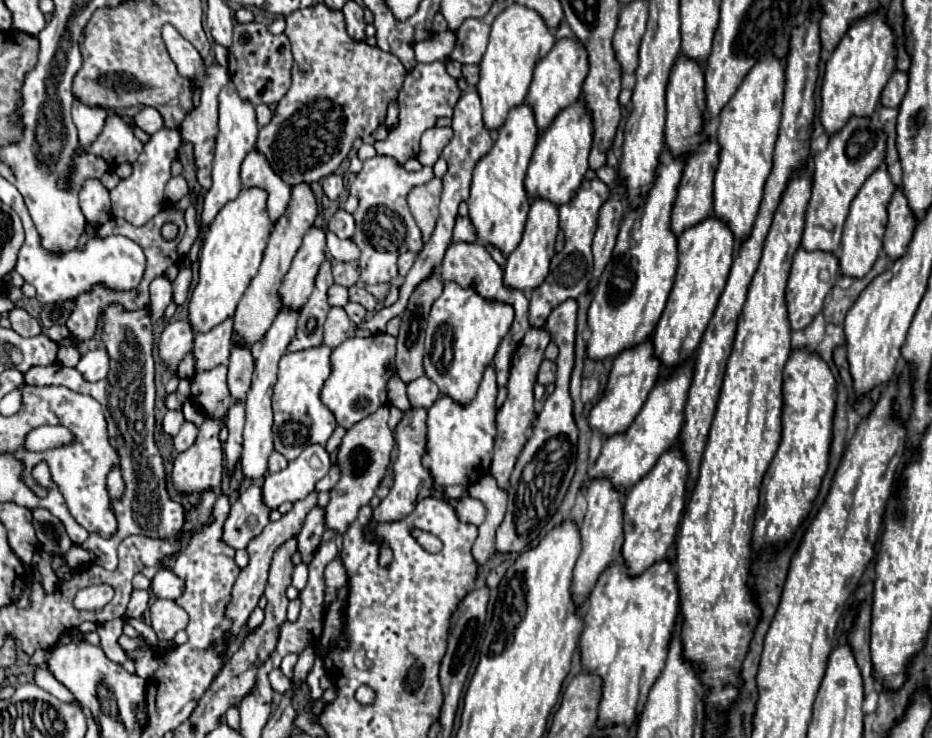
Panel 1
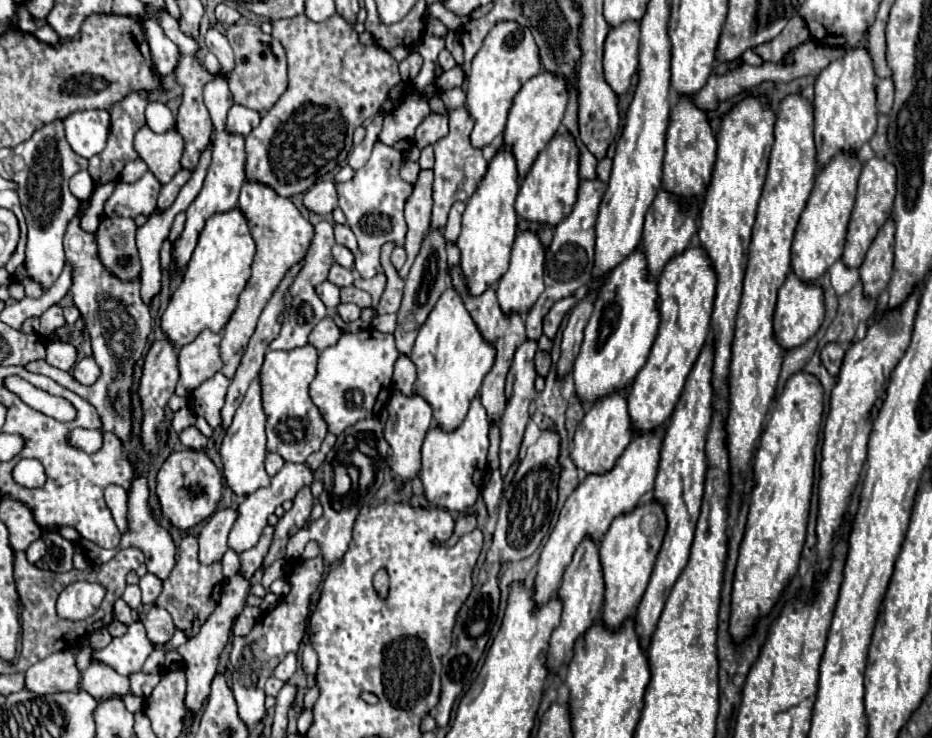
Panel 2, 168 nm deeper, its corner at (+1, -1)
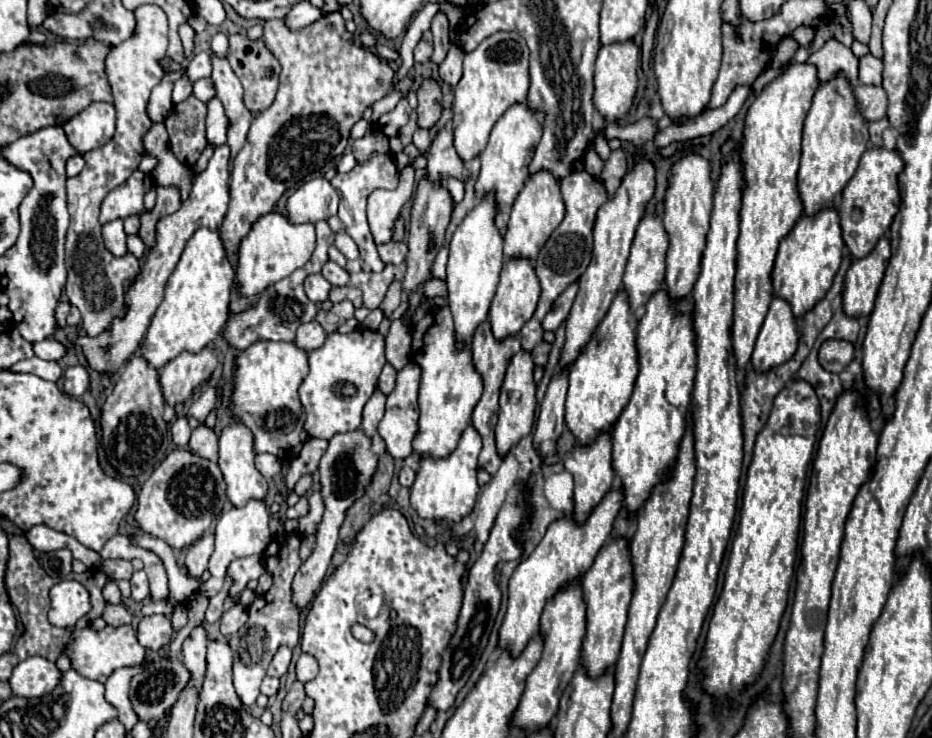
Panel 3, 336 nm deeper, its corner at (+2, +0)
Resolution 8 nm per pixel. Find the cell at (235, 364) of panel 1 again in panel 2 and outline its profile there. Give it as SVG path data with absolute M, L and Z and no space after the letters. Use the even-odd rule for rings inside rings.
M245 182L241 188L241 196L239 196L239 210L243 212L247 226L251 228L251 236L255 240L255 258L251 264L251 278L249 278L245 290L239 294L237 308L229 318L225 332L223 332L223 340L221 340L221 358L223 358L221 372L227 378L231 378L235 374L265 304L269 302L269 298L281 284L287 270L307 256L307 250L315 236L313 224L301 216L301 212L295 208L295 204L289 198L275 194L265 184Z

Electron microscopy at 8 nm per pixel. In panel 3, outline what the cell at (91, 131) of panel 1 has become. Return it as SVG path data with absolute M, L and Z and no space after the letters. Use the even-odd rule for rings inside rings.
M92 103L82 113L72 117L66 125L66 137L80 153L88 153L106 145L114 135L116 111L110 103Z

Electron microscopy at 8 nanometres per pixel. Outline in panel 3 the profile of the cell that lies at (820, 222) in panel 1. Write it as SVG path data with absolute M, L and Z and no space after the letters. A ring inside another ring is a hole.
M834 207L820 209L814 215L802 215L794 229L780 243L772 271L774 295L786 299L792 305L794 315L802 317L830 289L832 279L840 267L842 249L844 241L840 229L840 215Z

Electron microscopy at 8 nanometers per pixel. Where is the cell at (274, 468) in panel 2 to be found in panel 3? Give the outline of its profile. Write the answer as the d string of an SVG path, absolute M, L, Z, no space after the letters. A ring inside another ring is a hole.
M264 453L264 455L256 455L256 467L266 479L272 479L272 477L276 477L280 473L282 463L280 463L280 459L276 455Z

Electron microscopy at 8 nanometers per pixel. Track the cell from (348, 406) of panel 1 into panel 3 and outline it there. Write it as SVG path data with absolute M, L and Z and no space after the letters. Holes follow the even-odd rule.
M372 329L352 333L330 333L320 349L310 351L310 373L300 385L300 401L306 411L306 431L310 437L332 439L336 433L358 429L362 409L376 391L384 359L384 335Z

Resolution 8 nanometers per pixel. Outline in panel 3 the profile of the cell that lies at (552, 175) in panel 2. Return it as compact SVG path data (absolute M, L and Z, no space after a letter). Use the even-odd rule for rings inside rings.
M538 171L528 177L524 189L516 197L508 221L508 231L504 237L504 255L506 257L528 257L536 259L538 251L552 235L552 231L562 223L566 213L566 205L560 193L560 181L550 171Z

